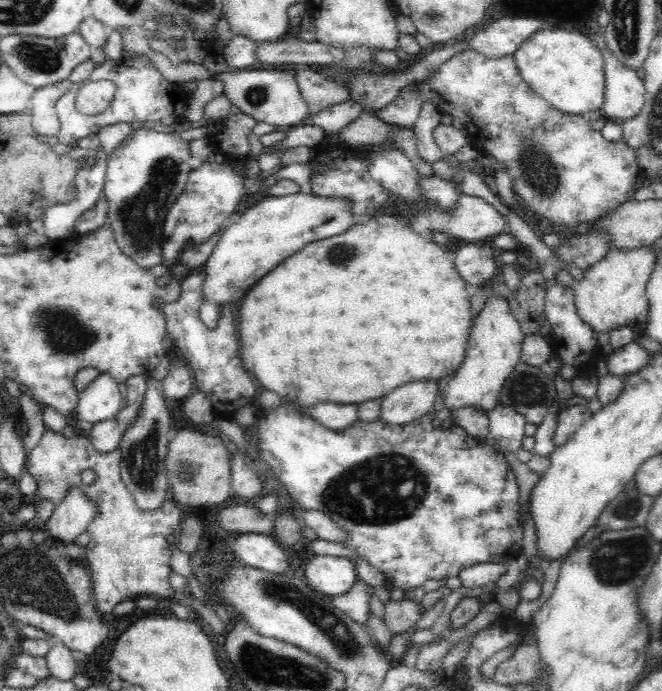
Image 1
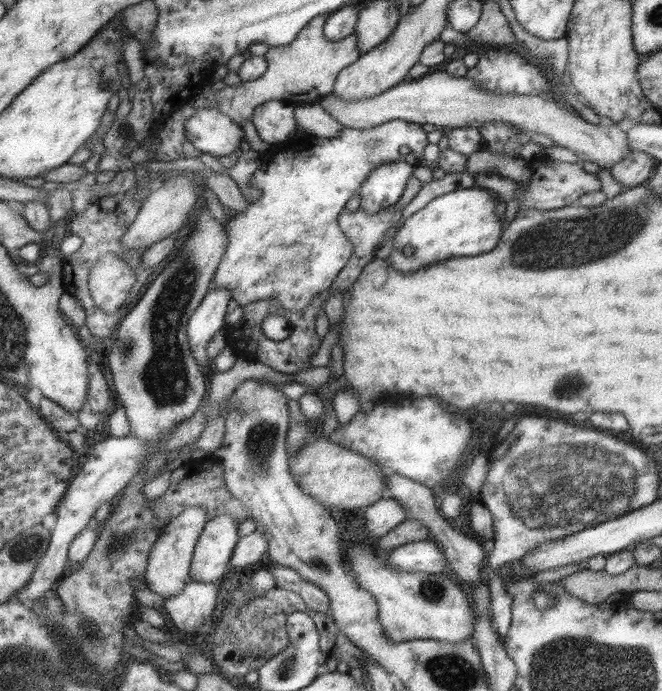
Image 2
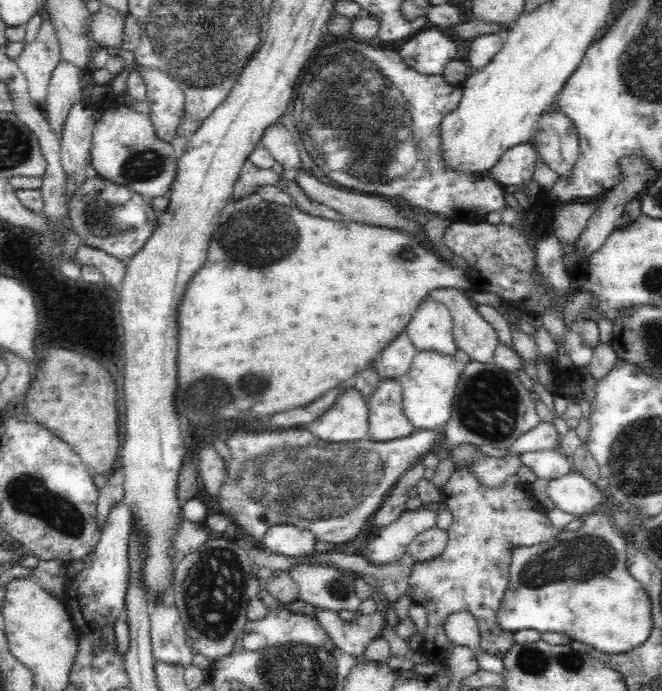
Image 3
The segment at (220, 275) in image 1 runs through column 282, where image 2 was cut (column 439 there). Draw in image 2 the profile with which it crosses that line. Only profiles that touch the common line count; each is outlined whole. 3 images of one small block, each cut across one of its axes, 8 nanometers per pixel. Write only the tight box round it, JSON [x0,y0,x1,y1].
[387,185,505,273]

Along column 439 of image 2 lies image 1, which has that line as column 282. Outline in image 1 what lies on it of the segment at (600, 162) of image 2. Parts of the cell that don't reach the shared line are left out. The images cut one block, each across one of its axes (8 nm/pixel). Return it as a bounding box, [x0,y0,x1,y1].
[220,69,307,129]

